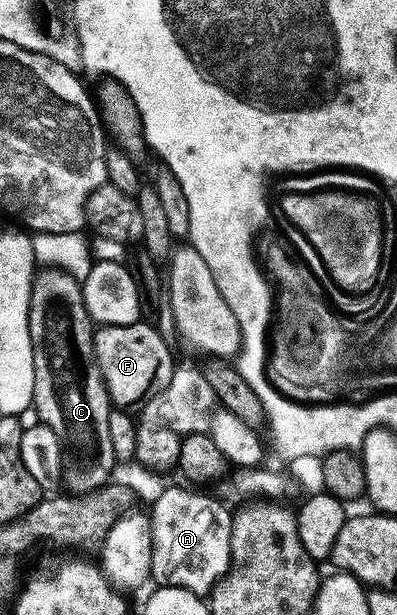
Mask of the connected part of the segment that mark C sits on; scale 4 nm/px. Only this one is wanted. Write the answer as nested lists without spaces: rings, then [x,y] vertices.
[[[44,267],[34,273],[28,310],[36,384],[34,403],[40,421],[57,434],[63,447],[61,480],[72,493],[102,488],[117,467],[113,441],[109,439],[109,414],[113,410],[103,376],[95,362],[93,321],[87,312],[80,281],[68,272]]]

